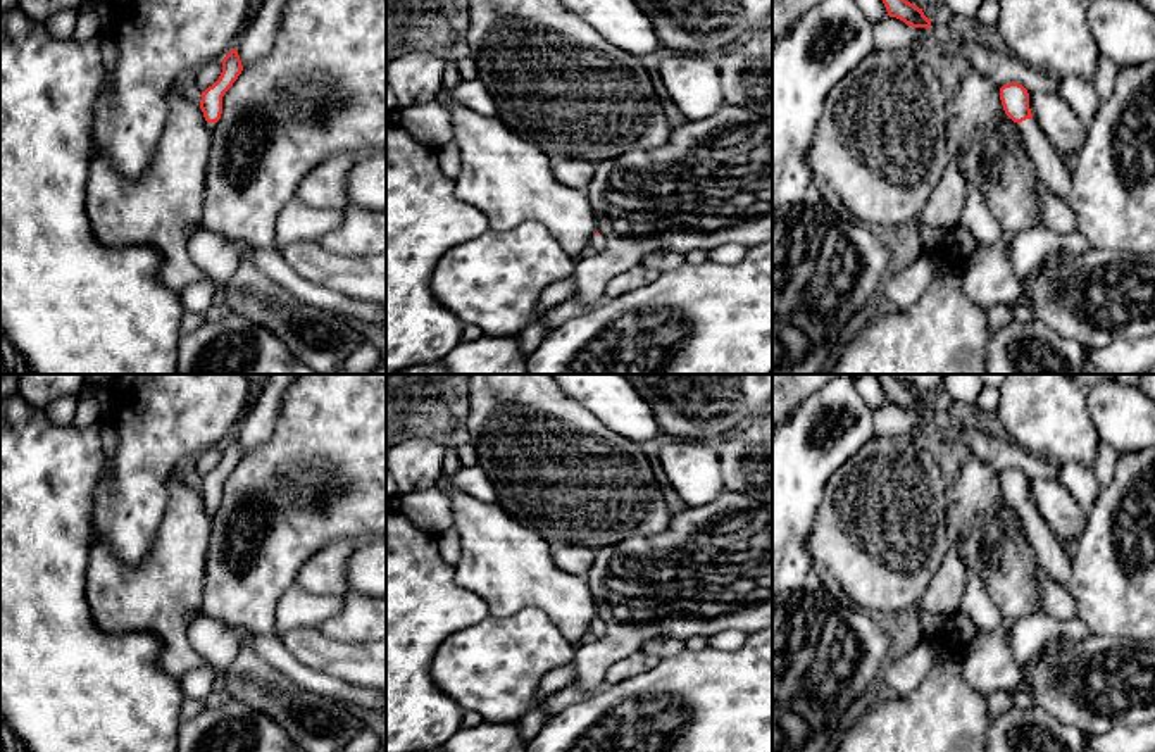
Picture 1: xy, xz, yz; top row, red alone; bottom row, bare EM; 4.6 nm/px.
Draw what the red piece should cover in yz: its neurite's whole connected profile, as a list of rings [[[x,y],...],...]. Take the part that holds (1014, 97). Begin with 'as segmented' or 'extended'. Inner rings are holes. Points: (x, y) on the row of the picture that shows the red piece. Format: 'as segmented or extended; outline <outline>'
extended; outline [[[1019,83],[1003,85],[1000,100],[1005,114],[1017,124],[1024,138],[1040,183],[1055,197],[1067,200],[1072,190],[1072,169],[1065,166],[1062,154],[1034,122],[1027,90]]]

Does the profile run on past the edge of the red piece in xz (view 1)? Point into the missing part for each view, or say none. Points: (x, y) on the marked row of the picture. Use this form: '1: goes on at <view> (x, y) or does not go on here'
1: goes on at xz (597, 242)

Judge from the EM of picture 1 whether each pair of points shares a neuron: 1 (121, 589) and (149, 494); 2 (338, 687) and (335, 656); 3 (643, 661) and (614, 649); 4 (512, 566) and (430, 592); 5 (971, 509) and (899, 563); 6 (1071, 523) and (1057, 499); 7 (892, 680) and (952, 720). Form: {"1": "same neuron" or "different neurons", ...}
{"1": "different neurons", "2": "different neurons", "3": "different neurons", "4": "different neurons", "5": "different neurons", "6": "same neuron", "7": "different neurons"}

